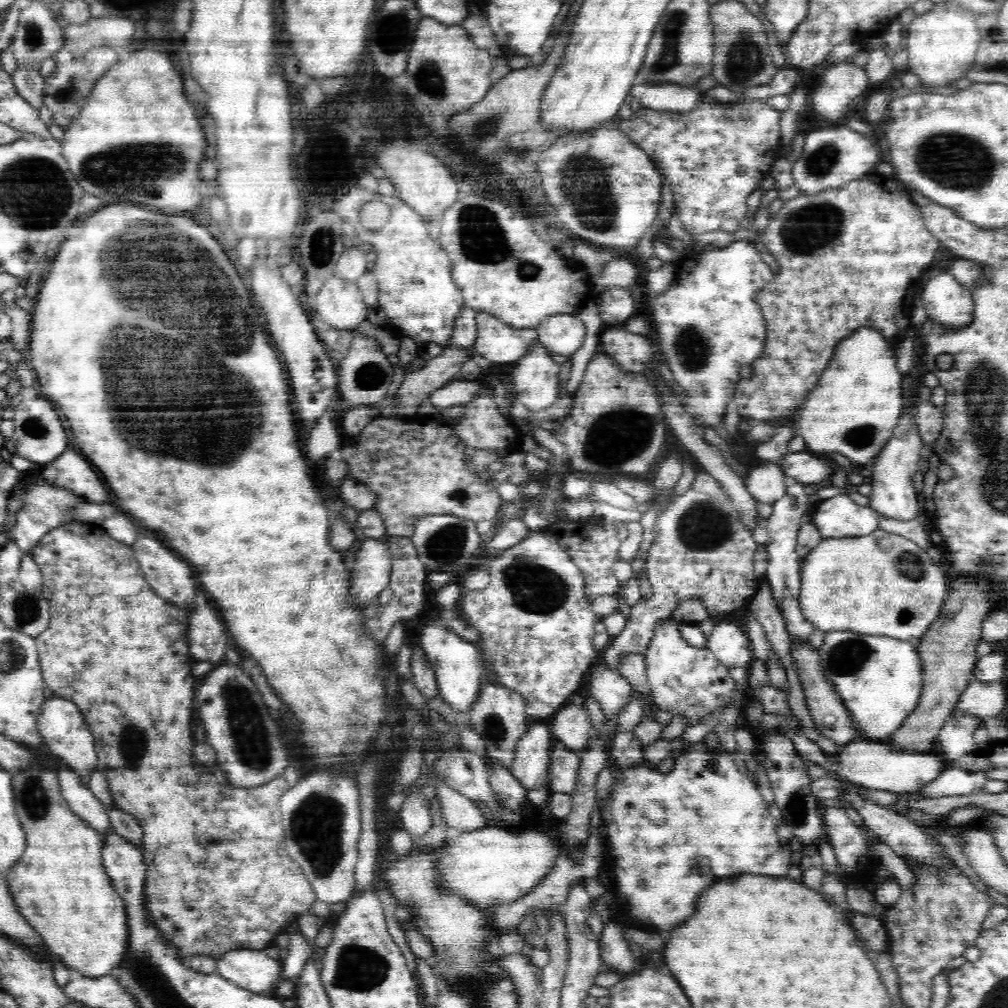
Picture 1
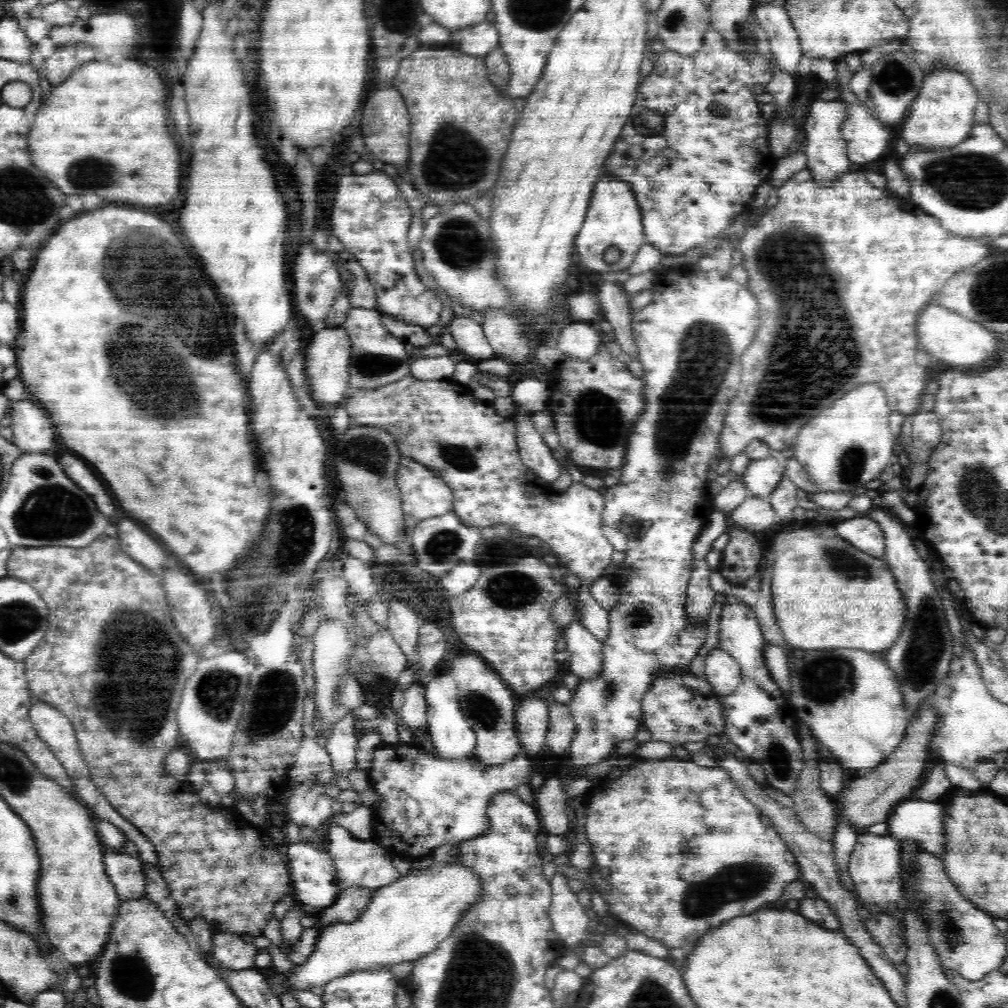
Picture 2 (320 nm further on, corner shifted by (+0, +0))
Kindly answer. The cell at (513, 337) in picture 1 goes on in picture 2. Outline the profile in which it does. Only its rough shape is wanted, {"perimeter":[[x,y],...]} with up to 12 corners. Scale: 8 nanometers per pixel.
{"perimeter":[[476,316],[447,326],[457,348],[478,361],[496,357]]}

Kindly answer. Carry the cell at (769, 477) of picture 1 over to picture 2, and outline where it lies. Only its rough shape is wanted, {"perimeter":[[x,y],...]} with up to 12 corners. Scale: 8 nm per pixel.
{"perimeter":[[748,497],[730,515],[752,534],[780,522],[765,498]]}

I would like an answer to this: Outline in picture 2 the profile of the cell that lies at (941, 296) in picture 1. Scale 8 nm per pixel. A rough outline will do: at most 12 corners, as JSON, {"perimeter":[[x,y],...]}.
{"perimeter":[[940,306],[918,320],[919,344],[944,368],[978,370],[997,333]]}

